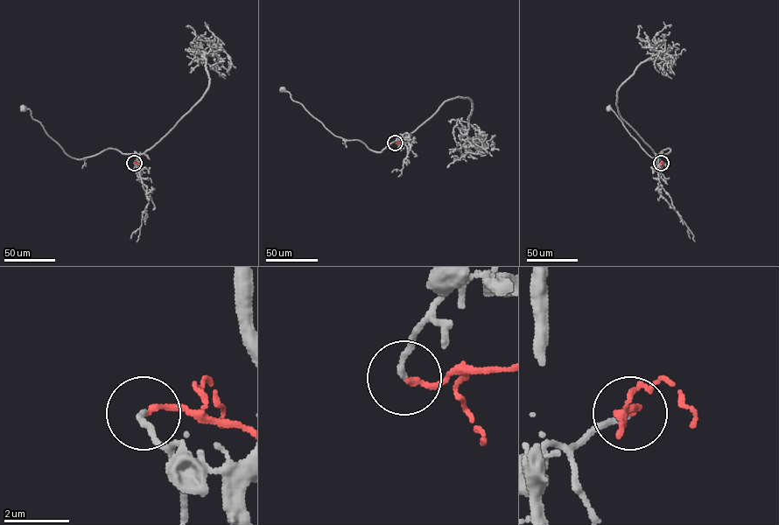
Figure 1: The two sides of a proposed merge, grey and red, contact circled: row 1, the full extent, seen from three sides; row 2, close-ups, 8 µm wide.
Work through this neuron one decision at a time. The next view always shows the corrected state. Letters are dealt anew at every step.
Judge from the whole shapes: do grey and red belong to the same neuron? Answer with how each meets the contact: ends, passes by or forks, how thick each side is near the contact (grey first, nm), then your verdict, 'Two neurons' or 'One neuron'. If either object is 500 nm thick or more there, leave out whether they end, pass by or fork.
At the ring grey ends. At the ring red ends. Thickness 180 nm (grey) against 160 nm. One neuron

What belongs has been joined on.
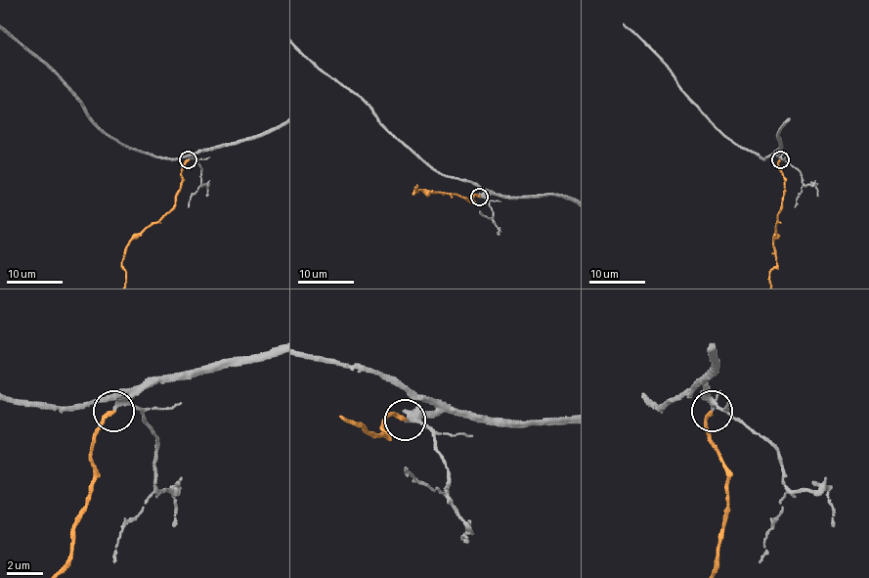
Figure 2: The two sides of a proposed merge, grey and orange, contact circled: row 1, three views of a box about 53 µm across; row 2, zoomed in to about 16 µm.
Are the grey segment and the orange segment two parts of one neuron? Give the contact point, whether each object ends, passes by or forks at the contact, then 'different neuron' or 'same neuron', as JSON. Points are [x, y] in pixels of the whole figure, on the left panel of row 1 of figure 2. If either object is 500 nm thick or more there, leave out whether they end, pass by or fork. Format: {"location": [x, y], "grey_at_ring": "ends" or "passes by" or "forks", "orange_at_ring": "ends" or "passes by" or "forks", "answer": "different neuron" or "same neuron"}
{"location": [188, 159], "grey_at_ring": "forks", "orange_at_ring": "ends", "answer": "same neuron"}

